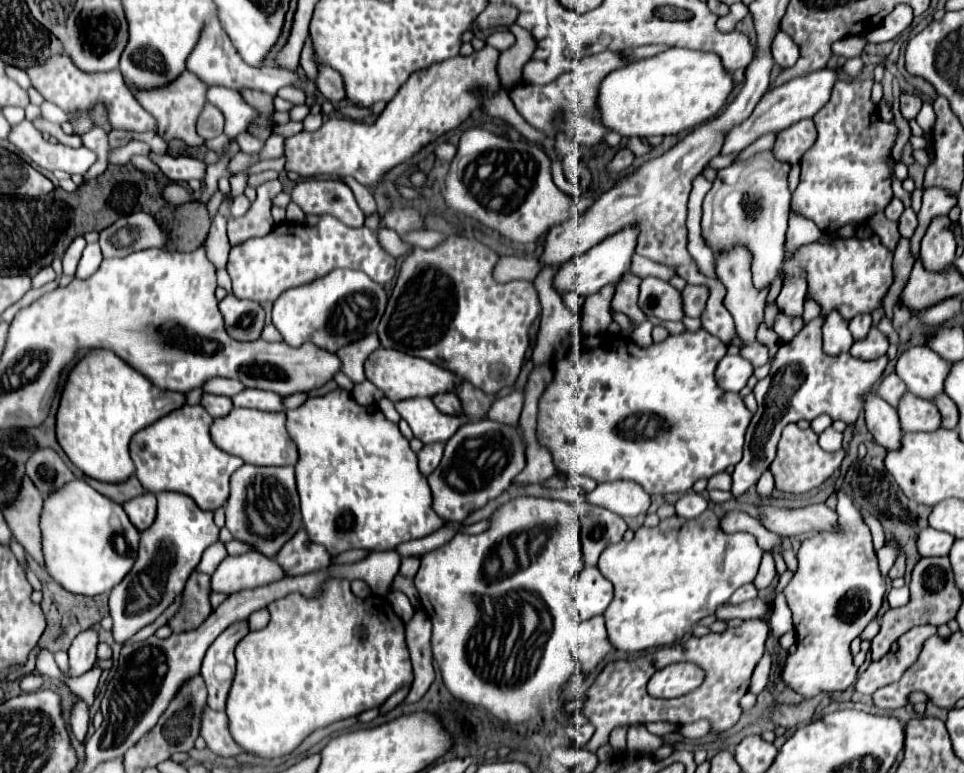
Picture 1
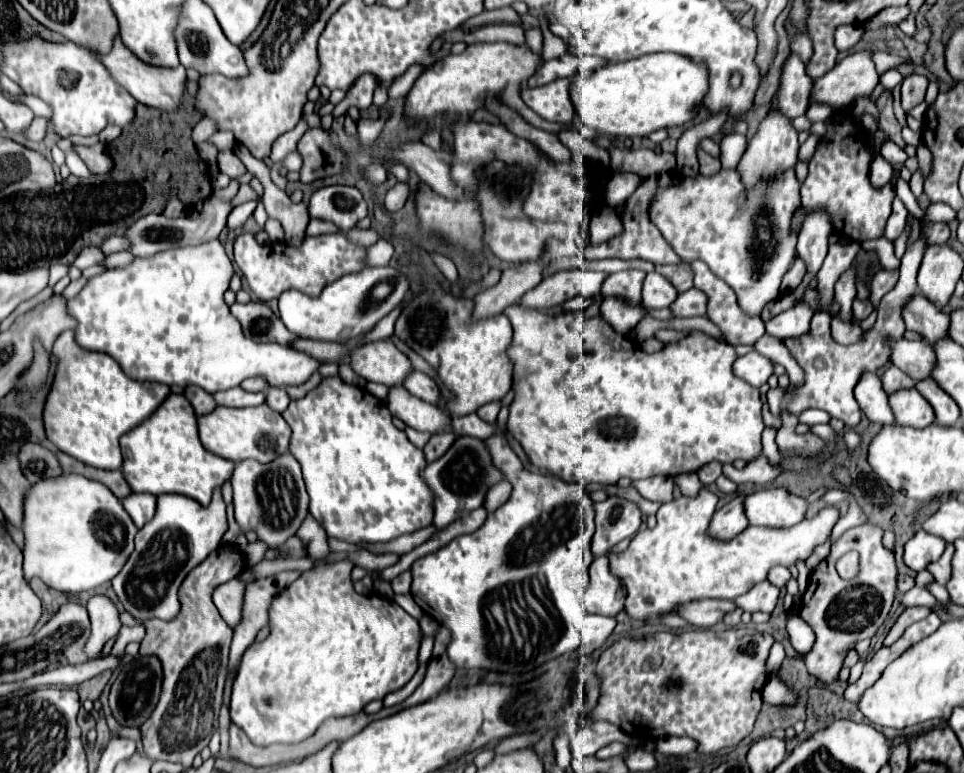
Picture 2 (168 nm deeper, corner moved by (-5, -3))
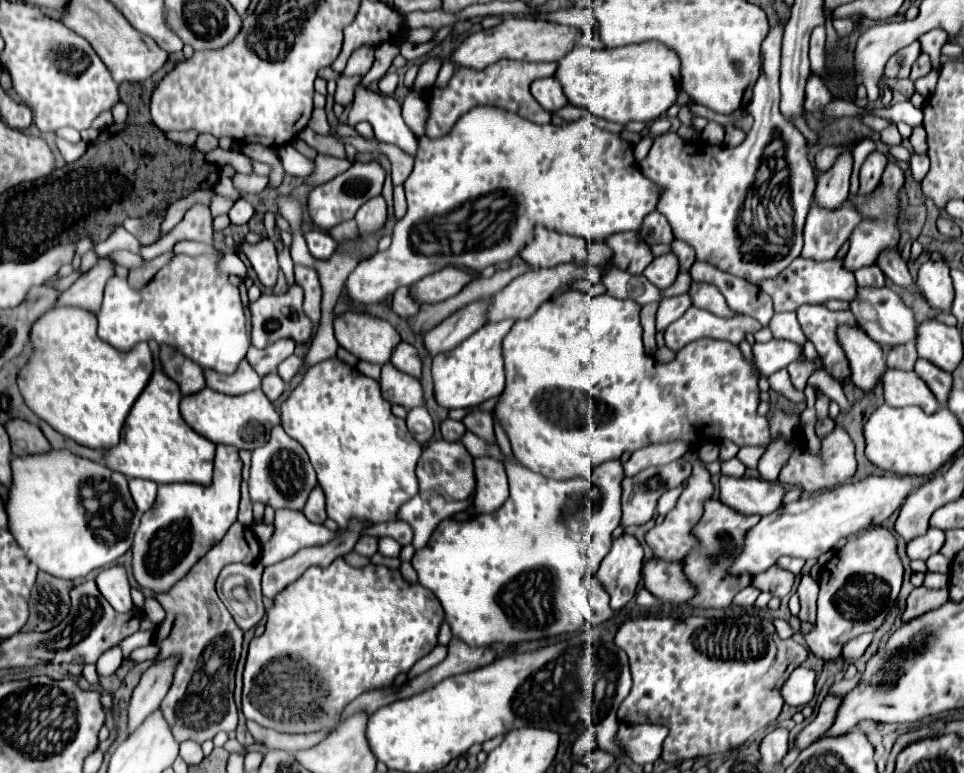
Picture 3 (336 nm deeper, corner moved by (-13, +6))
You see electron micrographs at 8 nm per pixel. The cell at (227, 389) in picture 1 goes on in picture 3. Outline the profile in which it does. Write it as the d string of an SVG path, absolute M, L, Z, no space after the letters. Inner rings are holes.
M278 340L274 344L270 344L268 348L264 350L256 350L252 344L248 348L248 362L250 366L260 374L260 376L266 376L268 372L274 372L276 366L288 358L290 354L294 352L294 340Z

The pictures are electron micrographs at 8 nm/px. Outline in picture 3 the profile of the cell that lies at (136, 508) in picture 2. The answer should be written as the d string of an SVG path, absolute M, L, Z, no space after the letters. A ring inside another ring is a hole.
M130 480L130 492L132 492L132 498L136 502L136 508L140 512L146 512L152 508L154 504L154 498L156 498L156 486L154 482L150 480Z

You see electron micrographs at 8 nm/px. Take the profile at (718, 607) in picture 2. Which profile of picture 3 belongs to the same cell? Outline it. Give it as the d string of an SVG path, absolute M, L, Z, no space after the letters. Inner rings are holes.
M650 558L644 562L642 568L644 588L660 602L672 606L684 606L686 598L694 596L694 590L684 578L686 576L682 574L682 566L676 566L666 560Z

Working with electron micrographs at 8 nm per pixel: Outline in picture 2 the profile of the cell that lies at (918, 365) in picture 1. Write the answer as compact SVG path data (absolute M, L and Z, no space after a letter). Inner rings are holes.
M904 337L900 341L894 341L892 363L914 381L924 381L932 377L934 361L934 349L924 341L906 341Z

